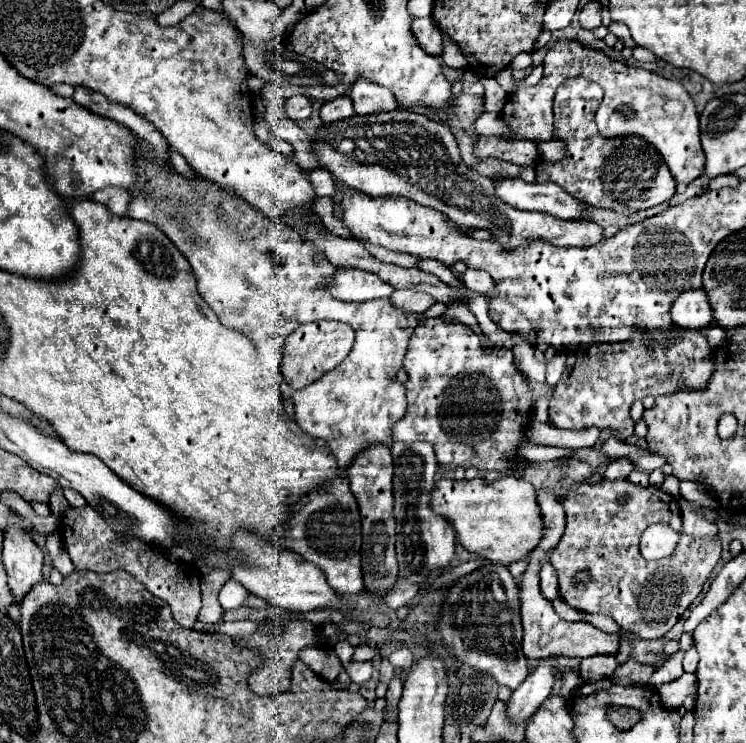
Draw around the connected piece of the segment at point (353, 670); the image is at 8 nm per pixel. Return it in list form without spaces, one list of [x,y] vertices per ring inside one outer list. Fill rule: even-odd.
[[[348,662],[346,672],[356,684],[364,684],[372,676],[372,662]]]

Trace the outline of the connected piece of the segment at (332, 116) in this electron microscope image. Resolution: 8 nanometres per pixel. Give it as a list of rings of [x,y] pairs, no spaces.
[[[338,96],[334,100],[328,100],[320,108],[320,118],[326,124],[338,122],[338,120],[344,120],[350,116],[354,116],[354,110],[352,110],[352,102],[348,96]]]

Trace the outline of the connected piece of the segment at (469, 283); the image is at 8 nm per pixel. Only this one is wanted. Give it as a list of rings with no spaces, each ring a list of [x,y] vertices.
[[[466,268],[462,274],[458,274],[458,280],[460,280],[466,288],[470,288],[470,290],[474,290],[474,292],[478,292],[478,294],[492,292],[492,288],[494,288],[492,278],[486,276],[482,270]]]

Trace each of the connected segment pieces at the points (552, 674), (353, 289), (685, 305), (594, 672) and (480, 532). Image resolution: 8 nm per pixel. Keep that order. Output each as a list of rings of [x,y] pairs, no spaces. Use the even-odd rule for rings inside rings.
[[[544,658],[538,662],[536,670],[526,678],[526,682],[512,692],[512,700],[506,704],[508,716],[514,722],[528,720],[536,708],[552,694],[556,680],[560,678],[558,666],[550,660]]]
[[[336,270],[334,282],[328,286],[332,296],[352,302],[368,302],[378,296],[390,296],[394,288],[366,270]]]
[[[704,290],[682,292],[672,304],[672,320],[686,330],[708,328],[714,316],[712,316],[712,308],[708,304],[706,292]]]
[[[590,656],[582,660],[580,666],[580,678],[584,682],[598,682],[602,678],[610,678],[616,670],[616,658],[614,656]]]
[[[504,476],[494,482],[484,482],[480,478],[466,482],[440,480],[432,490],[432,508],[436,514],[448,518],[448,522],[458,532],[458,542],[494,564],[512,564],[526,560],[528,552],[540,544],[544,536],[544,522],[540,516],[540,506],[536,500],[534,486],[516,476]]]

